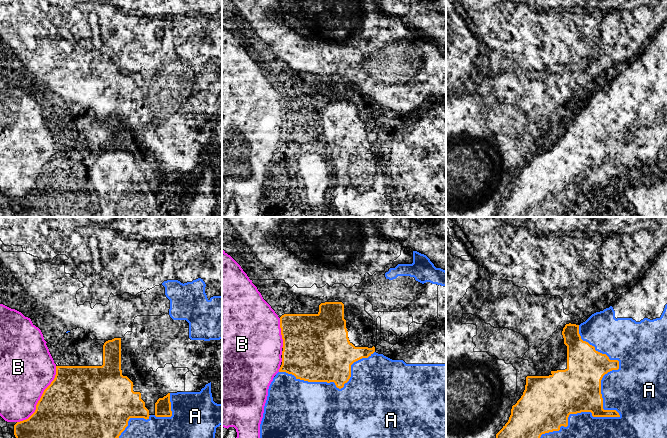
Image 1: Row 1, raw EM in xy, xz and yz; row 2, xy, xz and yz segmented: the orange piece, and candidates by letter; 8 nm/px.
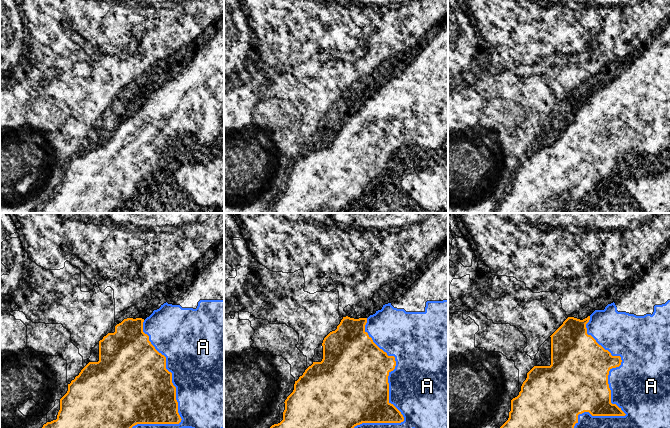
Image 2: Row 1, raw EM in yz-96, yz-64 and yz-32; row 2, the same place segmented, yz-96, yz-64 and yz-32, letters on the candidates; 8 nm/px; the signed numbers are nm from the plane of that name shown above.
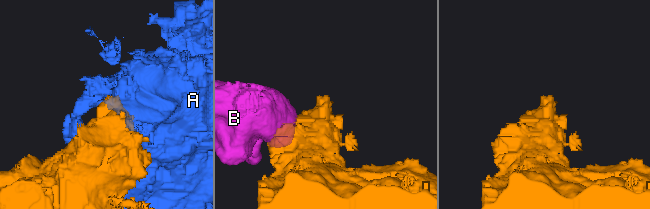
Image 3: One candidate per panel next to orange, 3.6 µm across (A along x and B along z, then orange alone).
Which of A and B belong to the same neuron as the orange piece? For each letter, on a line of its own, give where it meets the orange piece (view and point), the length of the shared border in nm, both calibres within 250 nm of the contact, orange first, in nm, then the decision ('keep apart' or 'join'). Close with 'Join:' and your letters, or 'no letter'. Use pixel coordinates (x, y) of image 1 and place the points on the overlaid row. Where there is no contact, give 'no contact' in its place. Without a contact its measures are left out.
A: meets orange in yz at (603, 409); contact 950 nm long; 360 nm thick on the orange side, 380 nm on the other; keep apart
B: meets orange in xy at (41, 397); contact 550 nm long; 500 nm thick on the orange side, 420 nm on the other; keep apart
Join: no letter

